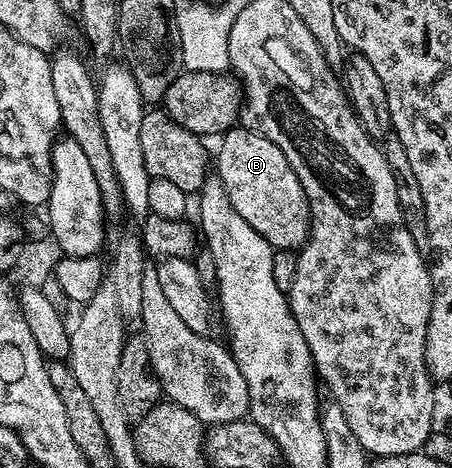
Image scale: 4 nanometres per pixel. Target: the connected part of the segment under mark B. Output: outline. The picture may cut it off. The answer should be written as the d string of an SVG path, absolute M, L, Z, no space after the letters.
M234 127L226 133L220 134L221 146L217 149L217 157L215 153L216 176L220 177L235 211L239 211L239 215L243 215L243 219L247 219L247 223L251 223L251 227L255 227L255 231L259 231L259 235L263 235L263 239L267 239L267 243L272 245L274 250L300 250L309 239L309 222L311 220L309 200L305 198L303 187L299 183L291 163L287 163L283 151L279 151L279 147L275 147L275 143L271 143L271 139L267 139L252 128L241 128Z

